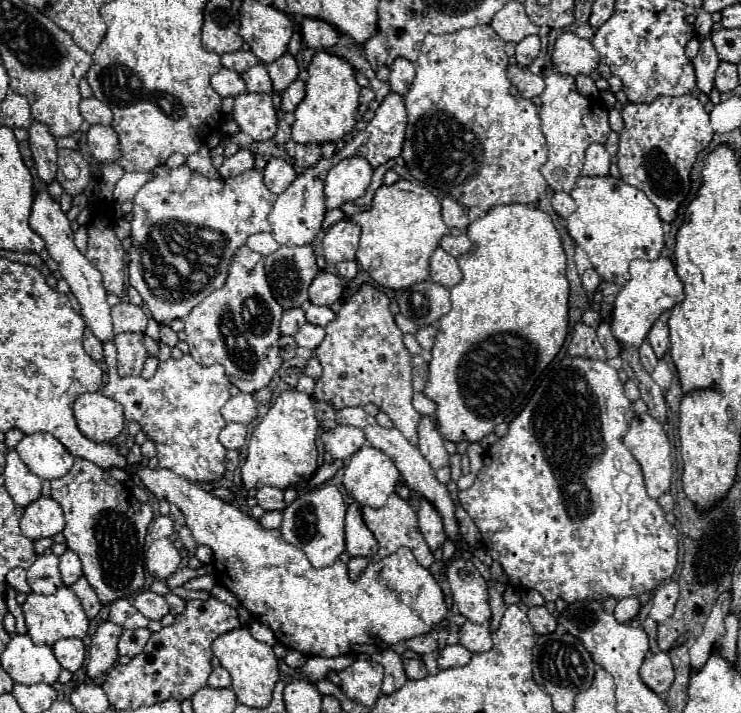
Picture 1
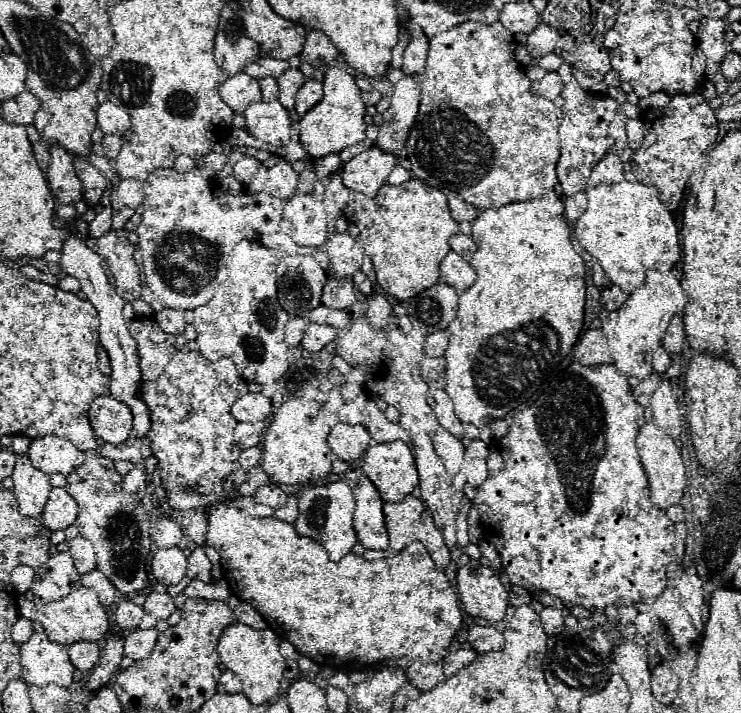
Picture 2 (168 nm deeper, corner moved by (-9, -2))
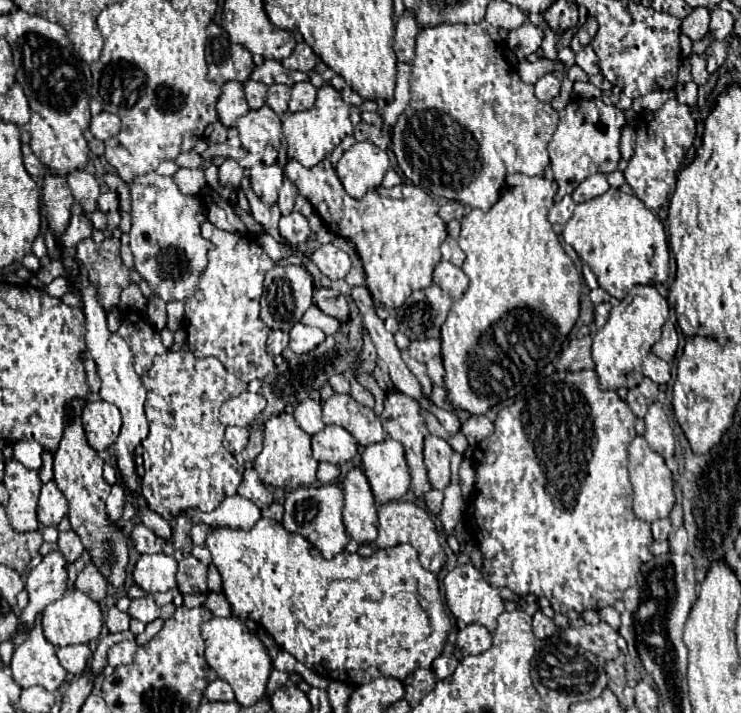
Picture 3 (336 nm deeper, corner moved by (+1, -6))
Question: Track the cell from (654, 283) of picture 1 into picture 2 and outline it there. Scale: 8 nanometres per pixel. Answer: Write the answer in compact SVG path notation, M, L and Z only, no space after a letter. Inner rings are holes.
M648 271L644 285L634 289L630 297L624 301L624 305L618 311L618 323L614 329L614 335L606 339L608 353L614 359L614 365L624 375L634 377L646 377L652 373L652 353L660 347L660 341L666 333L666 327L674 313L680 313L688 303L686 293L680 287L680 281L674 273L660 273L660 271Z

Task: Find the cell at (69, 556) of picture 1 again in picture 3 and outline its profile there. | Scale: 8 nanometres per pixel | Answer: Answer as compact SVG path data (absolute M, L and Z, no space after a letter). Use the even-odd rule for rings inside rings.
M66 531L66 533L60 533L58 537L58 547L60 547L60 553L64 555L64 559L68 563L74 563L82 557L84 553L84 545L80 543L78 535L74 531Z

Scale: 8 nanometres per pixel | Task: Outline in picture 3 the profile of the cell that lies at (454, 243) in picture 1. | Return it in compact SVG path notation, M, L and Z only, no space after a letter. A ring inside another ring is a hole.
M446 237L444 243L440 245L440 251L442 251L442 259L454 263L456 267L460 267L464 263L464 251L460 249L458 241L452 239L452 237Z

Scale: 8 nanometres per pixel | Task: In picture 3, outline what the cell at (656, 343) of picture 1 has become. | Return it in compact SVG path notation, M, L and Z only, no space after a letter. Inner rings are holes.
M666 321L664 327L662 327L662 337L658 343L654 343L652 351L654 355L658 355L660 359L664 361L672 361L674 359L674 353L676 353L676 347L678 347L678 333L676 333L676 327L672 321Z

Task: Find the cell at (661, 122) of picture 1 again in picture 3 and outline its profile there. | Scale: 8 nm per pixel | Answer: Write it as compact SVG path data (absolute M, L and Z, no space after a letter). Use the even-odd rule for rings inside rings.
M676 99L666 101L648 123L648 133L636 133L634 155L628 161L624 171L626 183L632 187L634 195L644 201L644 205L652 211L658 211L676 185L678 171L686 161L686 153L692 149L696 139L696 121L690 115L688 105L680 105Z

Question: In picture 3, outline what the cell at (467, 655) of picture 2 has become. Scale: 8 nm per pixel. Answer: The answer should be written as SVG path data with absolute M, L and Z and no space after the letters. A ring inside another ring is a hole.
M440 655L432 663L432 671L437 680L443 680L452 675L459 661L454 656Z

